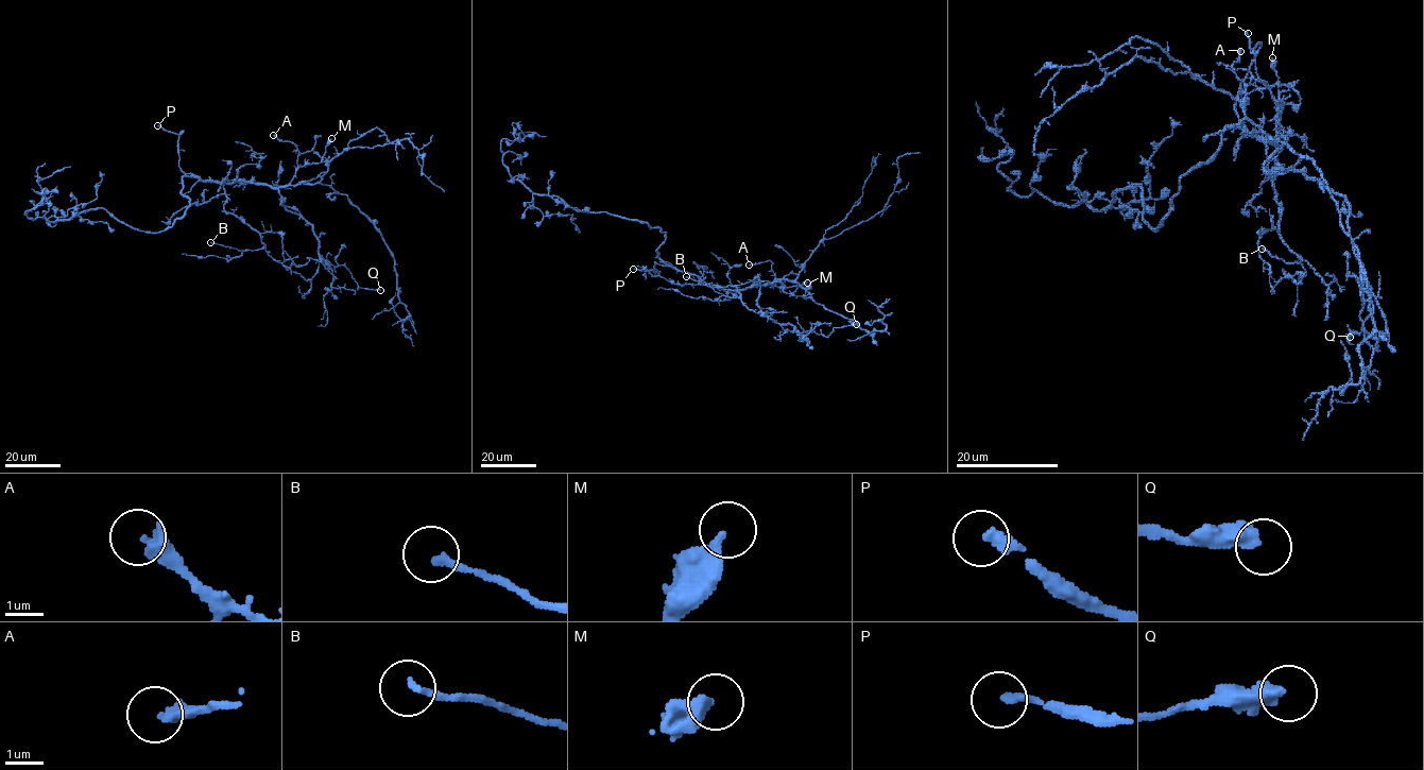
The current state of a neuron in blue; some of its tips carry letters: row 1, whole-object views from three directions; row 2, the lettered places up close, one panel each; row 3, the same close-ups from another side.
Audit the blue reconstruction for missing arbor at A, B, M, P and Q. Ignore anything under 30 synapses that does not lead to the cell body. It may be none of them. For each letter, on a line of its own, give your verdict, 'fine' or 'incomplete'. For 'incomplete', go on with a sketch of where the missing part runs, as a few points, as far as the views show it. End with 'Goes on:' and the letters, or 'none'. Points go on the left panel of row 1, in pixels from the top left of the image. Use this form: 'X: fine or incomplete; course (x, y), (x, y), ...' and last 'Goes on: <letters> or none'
A: fine
B: fine
M: fine
P: incomplete
Q: fine
Goes on: P

